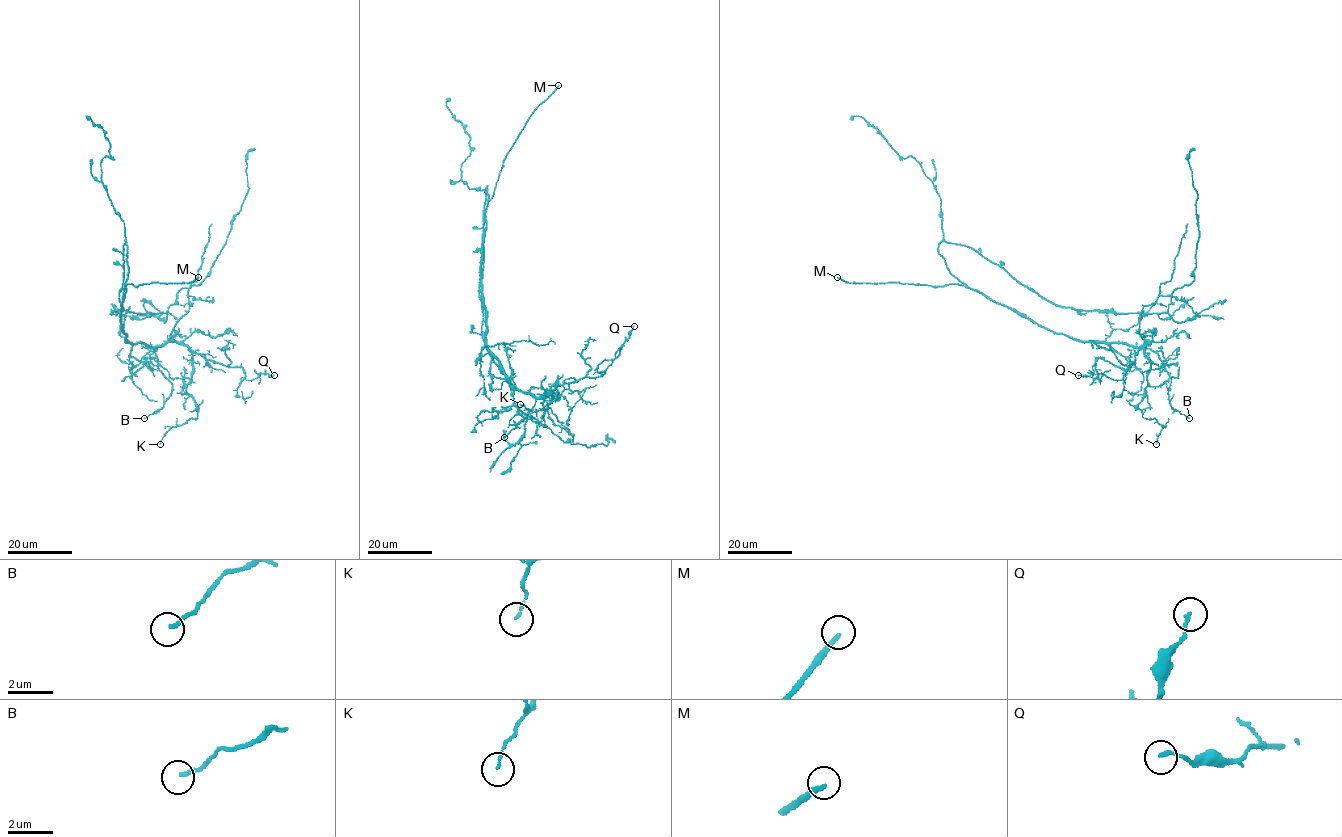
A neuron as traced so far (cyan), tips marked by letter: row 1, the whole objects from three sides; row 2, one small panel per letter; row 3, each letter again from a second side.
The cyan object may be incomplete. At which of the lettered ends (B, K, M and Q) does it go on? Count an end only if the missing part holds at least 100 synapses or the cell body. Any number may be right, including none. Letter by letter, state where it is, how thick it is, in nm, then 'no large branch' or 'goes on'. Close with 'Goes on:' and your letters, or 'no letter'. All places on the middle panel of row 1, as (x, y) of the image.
B: (504, 437) | 160 nm | no large branch
K: (520, 404) | 100 nm | no large branch
M: (558, 85) | 200 nm | goes on
Q: (634, 326) | 160 nm | no large branch
Goes on: M

